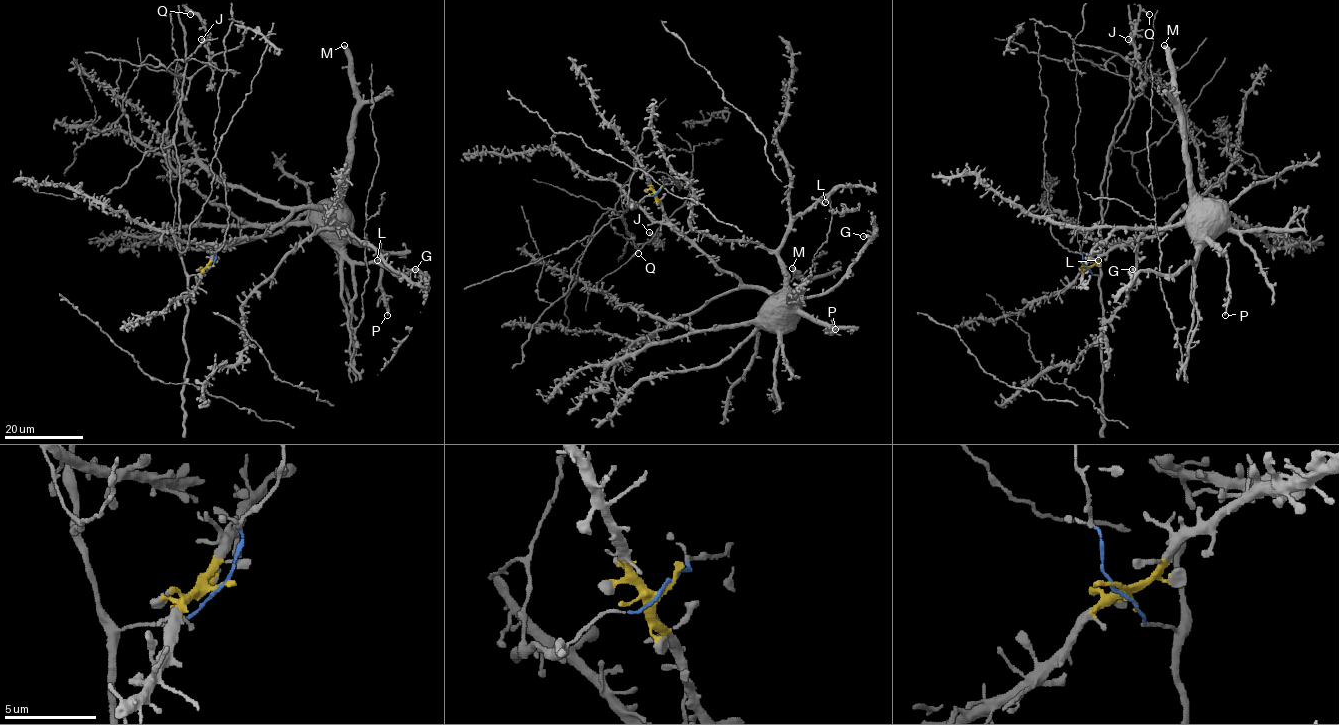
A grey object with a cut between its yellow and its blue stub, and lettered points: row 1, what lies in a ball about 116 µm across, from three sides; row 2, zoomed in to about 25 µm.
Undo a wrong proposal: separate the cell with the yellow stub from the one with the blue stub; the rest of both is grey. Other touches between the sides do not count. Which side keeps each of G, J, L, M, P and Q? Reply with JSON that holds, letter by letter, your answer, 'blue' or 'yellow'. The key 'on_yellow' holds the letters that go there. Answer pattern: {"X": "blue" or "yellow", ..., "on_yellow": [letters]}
{"G": "yellow", "J": "blue", "L": "yellow", "M": "yellow", "P": "yellow", "Q": "blue", "on_yellow": ["G", "L", "M", "P"]}

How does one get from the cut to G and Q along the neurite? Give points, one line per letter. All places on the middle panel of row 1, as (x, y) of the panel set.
G: (659, 190), (662, 212), (721, 269), (744, 285), (788, 300), (828, 292), (869, 239), (863, 236)
Q: (659, 189), (627, 205), (623, 217), (638, 250), (657, 233), (656, 239), (639, 245), (639, 252)

